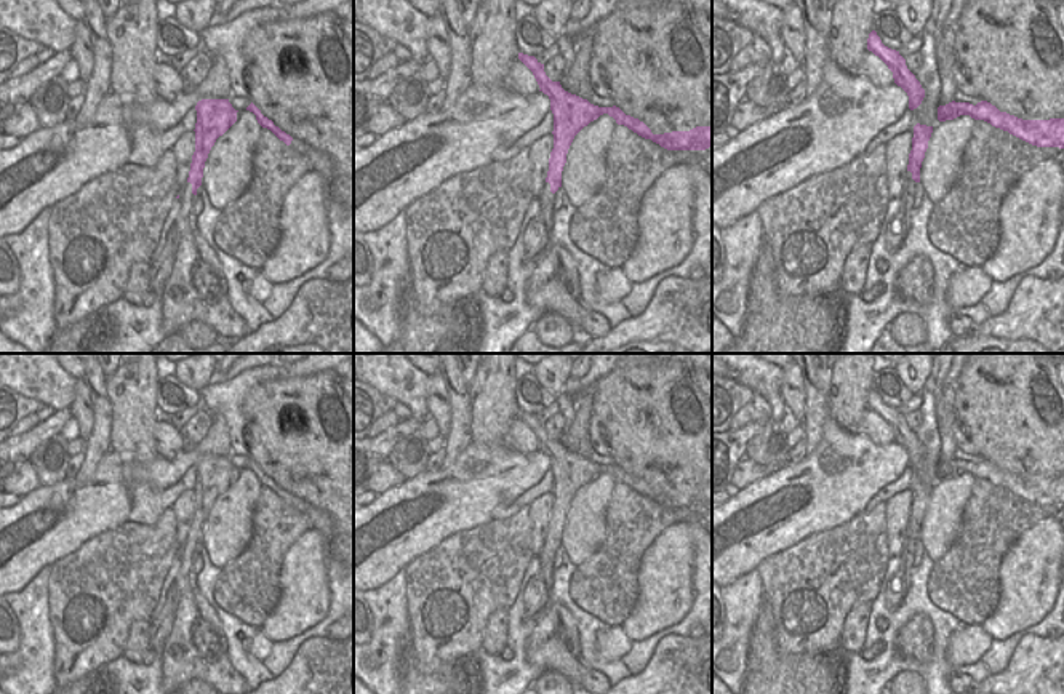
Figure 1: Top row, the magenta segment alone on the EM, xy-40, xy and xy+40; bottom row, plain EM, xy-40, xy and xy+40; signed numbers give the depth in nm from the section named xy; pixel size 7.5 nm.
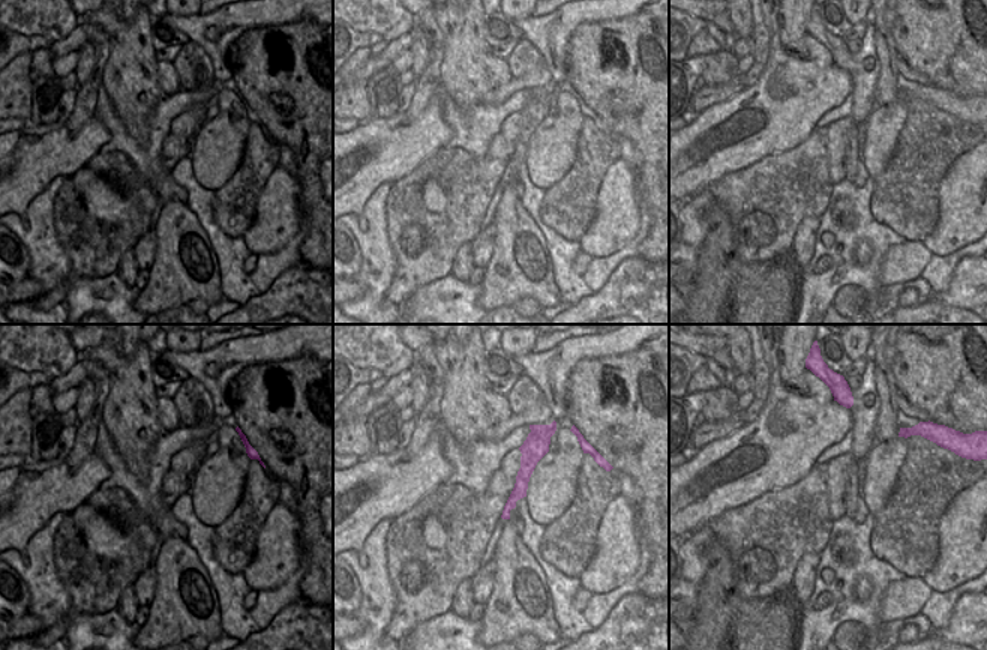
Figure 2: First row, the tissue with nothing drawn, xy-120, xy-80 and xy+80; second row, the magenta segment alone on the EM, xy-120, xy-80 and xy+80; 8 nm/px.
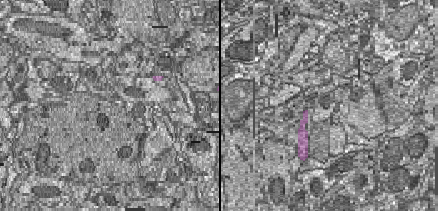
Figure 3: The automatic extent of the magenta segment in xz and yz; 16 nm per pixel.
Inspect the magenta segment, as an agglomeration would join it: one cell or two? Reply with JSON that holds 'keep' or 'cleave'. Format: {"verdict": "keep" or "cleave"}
{"verdict": "keep"}

